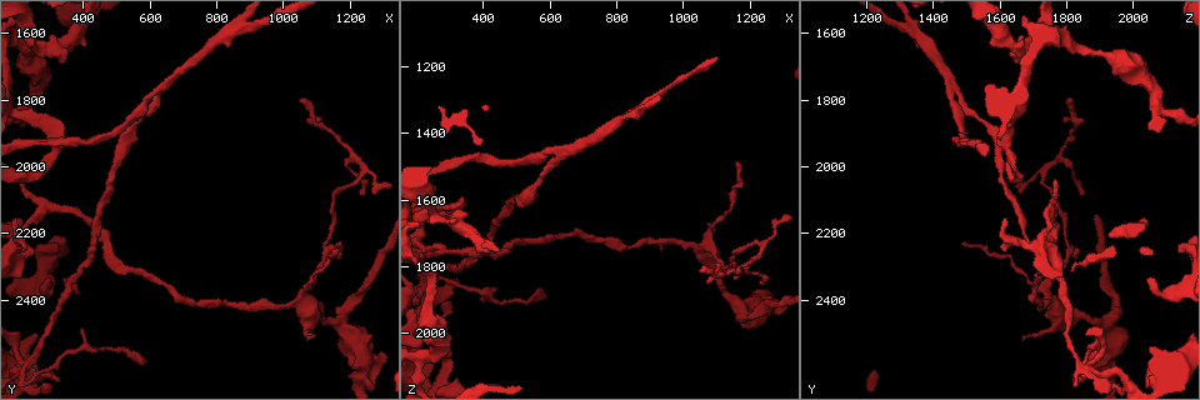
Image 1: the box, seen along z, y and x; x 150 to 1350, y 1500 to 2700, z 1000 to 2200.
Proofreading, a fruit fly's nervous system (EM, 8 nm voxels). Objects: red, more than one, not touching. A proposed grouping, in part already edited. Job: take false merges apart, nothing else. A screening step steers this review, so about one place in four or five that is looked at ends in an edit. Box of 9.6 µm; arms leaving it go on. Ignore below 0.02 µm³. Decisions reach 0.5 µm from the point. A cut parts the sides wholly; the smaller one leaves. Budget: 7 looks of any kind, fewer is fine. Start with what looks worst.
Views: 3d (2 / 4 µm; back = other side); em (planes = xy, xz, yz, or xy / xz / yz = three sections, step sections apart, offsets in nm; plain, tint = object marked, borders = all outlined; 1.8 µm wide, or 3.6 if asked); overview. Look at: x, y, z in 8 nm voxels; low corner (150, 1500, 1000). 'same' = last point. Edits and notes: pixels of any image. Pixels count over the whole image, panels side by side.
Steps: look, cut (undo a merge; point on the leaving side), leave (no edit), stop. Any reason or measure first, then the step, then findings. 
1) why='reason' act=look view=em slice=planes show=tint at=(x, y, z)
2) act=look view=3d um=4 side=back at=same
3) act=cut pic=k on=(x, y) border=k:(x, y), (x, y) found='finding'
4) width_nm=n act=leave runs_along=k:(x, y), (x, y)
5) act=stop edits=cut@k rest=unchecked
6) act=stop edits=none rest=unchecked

why='abrupt turn' act=look view=em um=3.6 slice=xz step=16 show=borders at=(270, 1670, 1660)

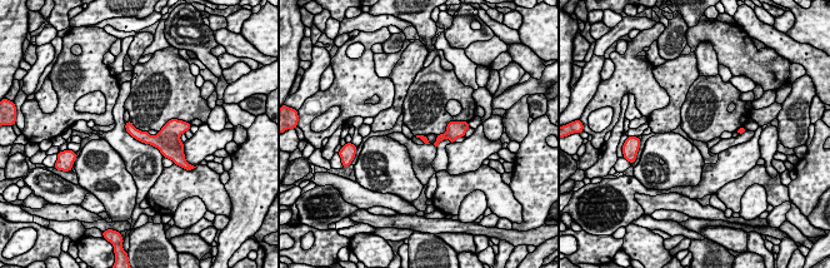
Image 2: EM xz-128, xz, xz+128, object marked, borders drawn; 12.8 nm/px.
act=leave found='all the same cell'

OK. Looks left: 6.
act=look view=em slice=xy step=16 show=tint at=(870, 1580, 1330)

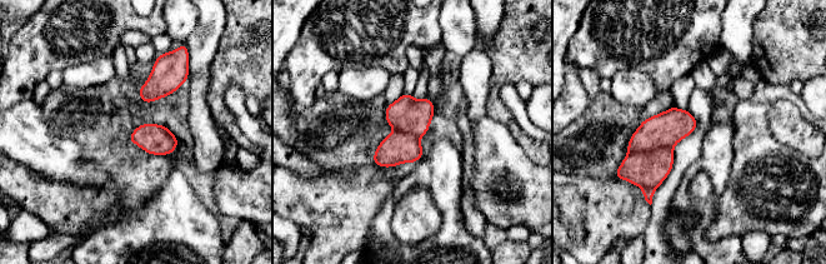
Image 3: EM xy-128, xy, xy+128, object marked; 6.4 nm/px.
act=look view=em slice=planes show=tint at=same

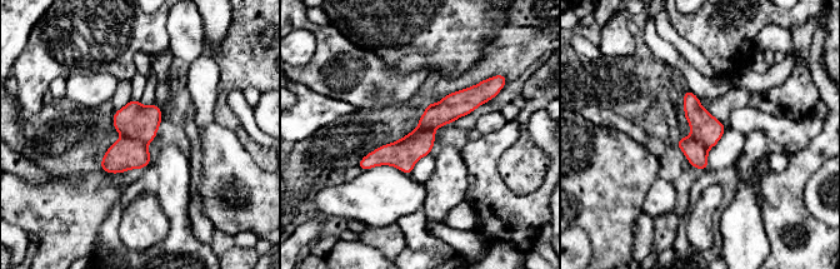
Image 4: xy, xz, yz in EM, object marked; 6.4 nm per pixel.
act=leave runs_along=4:(484, 99), (361, 164) found='continuous, no second cell'

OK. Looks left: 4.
why='calibre changes' act=look view=em slice=planes show=tint at=(1240, 2620, 1910)

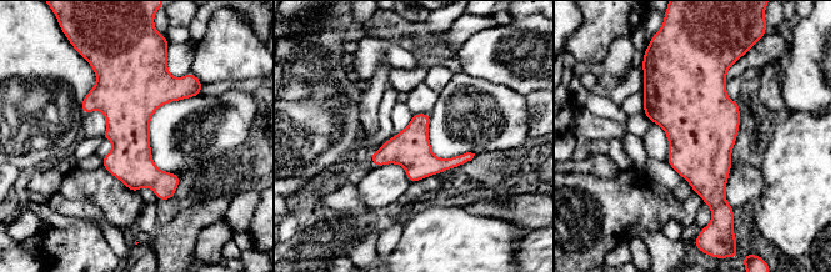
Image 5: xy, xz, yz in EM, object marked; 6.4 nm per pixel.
act=leave found='continuous, no second cell'

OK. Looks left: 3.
act=stop edits=none rest=unchecked

